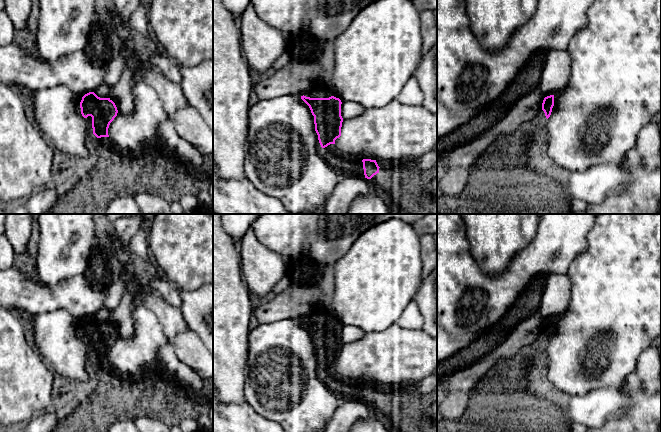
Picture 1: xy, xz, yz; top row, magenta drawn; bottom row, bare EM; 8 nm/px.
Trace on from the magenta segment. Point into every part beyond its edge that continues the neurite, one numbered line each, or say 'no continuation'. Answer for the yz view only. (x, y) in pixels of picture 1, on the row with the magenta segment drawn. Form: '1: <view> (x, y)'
1: yz (499, 182)

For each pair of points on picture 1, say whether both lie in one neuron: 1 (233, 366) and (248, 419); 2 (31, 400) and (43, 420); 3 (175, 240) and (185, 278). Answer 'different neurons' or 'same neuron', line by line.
1: different neurons
2: different neurons
3: same neuron

